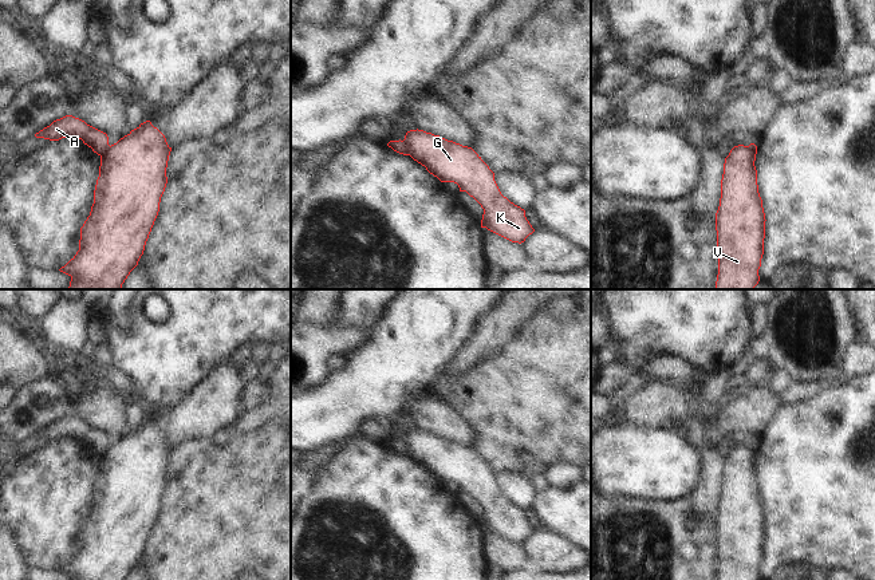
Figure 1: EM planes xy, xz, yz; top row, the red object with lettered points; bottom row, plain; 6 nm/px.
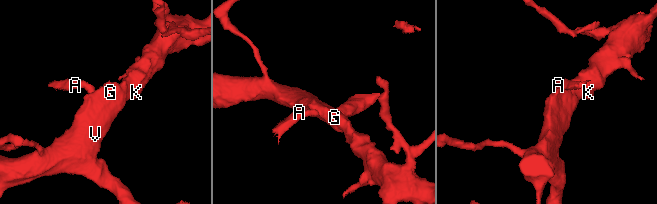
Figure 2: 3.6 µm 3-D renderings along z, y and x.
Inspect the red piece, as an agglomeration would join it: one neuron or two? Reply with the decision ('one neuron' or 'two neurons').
two neurons

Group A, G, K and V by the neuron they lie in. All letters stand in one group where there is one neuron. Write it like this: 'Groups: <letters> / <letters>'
Groups: A / G K V.

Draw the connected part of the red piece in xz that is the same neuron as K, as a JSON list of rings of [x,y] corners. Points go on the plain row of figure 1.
[[[418,429],[407,431],[403,441],[410,457],[430,474],[457,484],[481,505],[481,528],[519,544],[535,532],[525,510],[501,494],[494,473],[472,447]]]

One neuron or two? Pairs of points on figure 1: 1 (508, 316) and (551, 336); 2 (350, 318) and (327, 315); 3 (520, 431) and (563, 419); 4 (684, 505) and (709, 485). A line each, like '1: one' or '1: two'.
1: two
2: two
3: one
4: two

